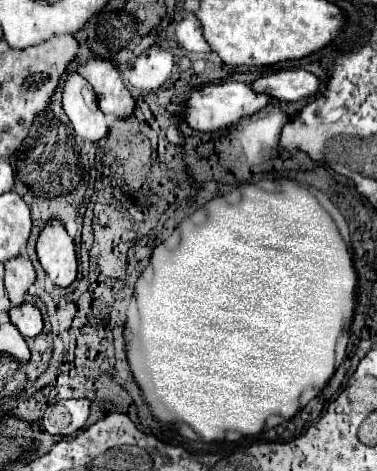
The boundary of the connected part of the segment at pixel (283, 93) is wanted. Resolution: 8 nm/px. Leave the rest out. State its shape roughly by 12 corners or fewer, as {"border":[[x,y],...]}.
{"border":[[278,70],[250,88],[282,102],[312,96],[320,80],[306,70]]}

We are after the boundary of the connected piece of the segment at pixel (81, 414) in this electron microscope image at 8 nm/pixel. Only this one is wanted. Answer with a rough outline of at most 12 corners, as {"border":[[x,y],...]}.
{"border":[[60,400],[44,414],[48,434],[72,436],[86,424],[88,400]]}

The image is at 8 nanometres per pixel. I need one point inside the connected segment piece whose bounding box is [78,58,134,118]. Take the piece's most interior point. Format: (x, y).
(113, 97)

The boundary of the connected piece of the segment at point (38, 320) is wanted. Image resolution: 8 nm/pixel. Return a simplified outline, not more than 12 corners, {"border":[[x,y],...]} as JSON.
{"border":[[30,302],[8,310],[24,338],[42,332],[42,314]]}

